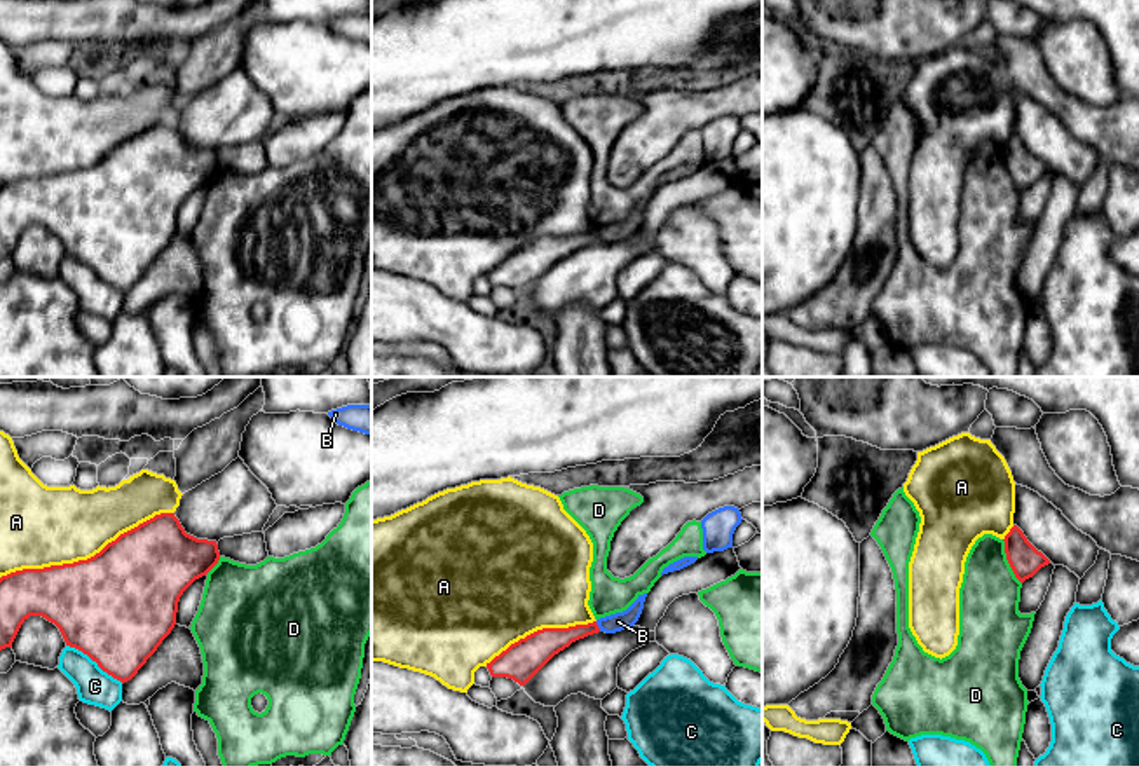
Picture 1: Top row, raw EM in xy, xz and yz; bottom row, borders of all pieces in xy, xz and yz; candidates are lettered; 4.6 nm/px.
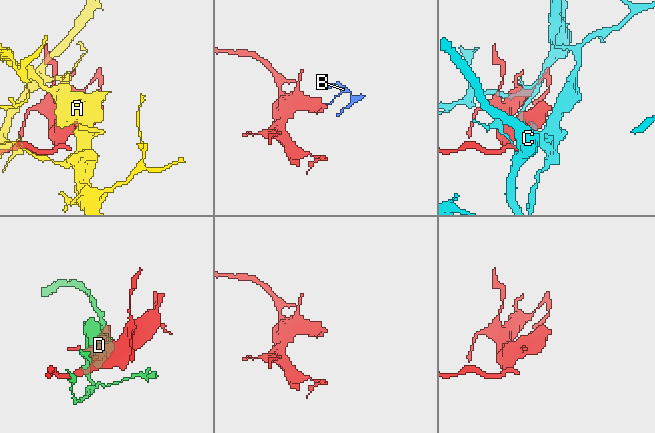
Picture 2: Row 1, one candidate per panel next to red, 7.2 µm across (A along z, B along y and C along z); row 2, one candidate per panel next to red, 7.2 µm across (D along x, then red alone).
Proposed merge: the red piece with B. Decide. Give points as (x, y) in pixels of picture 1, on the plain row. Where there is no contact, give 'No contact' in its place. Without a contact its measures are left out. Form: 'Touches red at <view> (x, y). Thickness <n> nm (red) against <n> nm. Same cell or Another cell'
Touches red at xz (597, 236). Thickness 140 nm (red) against 90 nm. Another cell

